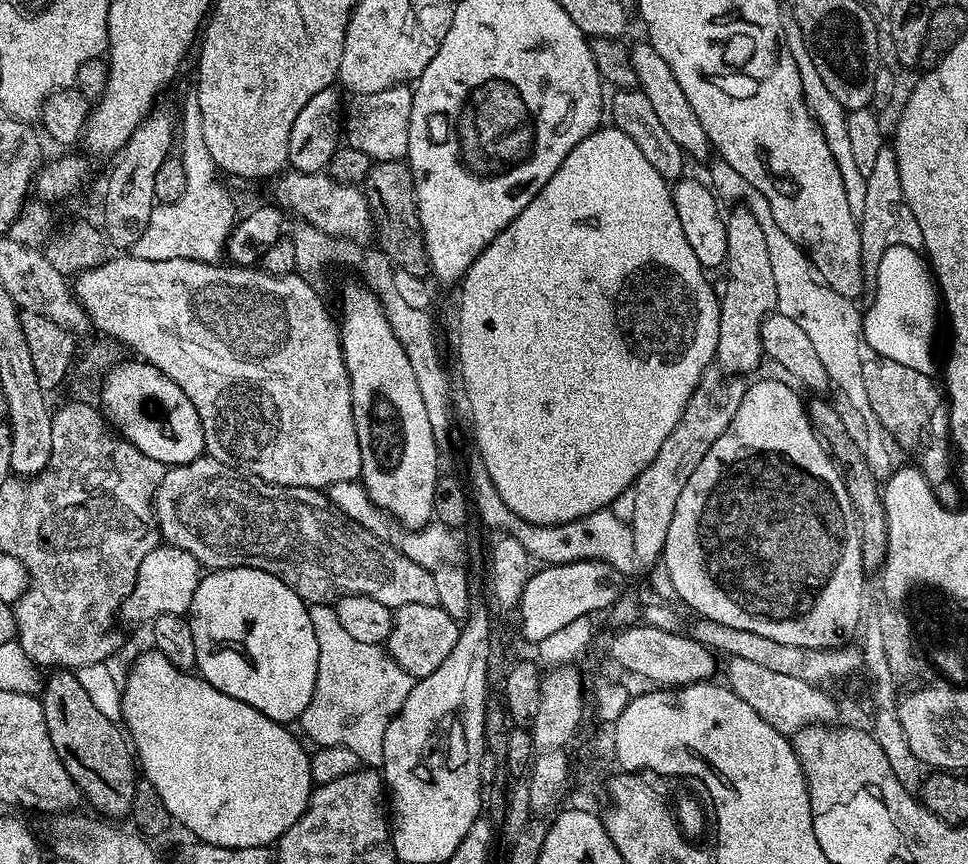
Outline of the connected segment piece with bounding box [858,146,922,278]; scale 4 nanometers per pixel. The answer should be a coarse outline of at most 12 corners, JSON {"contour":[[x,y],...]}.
{"contour":[[884,146],[858,217],[862,270],[875,277],[893,242],[920,242],[898,158]]}

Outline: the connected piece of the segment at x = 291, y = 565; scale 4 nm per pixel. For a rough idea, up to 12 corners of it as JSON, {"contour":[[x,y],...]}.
{"contour":[[165,471],[163,543],[309,605],[439,605],[433,569],[319,488]]}

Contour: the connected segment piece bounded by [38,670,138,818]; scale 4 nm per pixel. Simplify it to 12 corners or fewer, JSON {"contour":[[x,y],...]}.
{"contour":[[75,671],[38,699],[86,804],[127,817],[138,764],[125,729]]}

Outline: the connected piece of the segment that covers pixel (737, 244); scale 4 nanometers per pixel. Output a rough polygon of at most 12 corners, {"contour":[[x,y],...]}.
{"contour":[[725,219],[715,363],[746,376],[779,290],[761,224]]}

